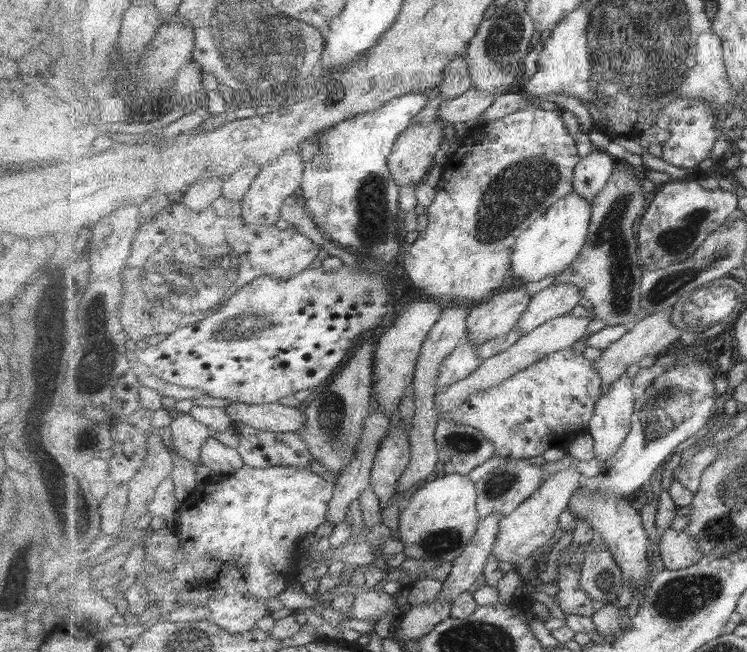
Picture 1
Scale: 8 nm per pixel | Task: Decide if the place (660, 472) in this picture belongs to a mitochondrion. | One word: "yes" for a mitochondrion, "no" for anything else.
no

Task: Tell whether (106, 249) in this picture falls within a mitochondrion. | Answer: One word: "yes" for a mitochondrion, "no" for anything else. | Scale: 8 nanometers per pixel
no

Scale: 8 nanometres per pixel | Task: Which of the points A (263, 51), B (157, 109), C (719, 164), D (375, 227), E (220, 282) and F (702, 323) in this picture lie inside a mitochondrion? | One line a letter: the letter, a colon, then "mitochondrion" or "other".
A: mitochondrion
B: other
C: other
D: mitochondrion
E: mitochondrion
F: other

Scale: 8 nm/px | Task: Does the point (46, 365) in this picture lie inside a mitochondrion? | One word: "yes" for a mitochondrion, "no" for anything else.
no

